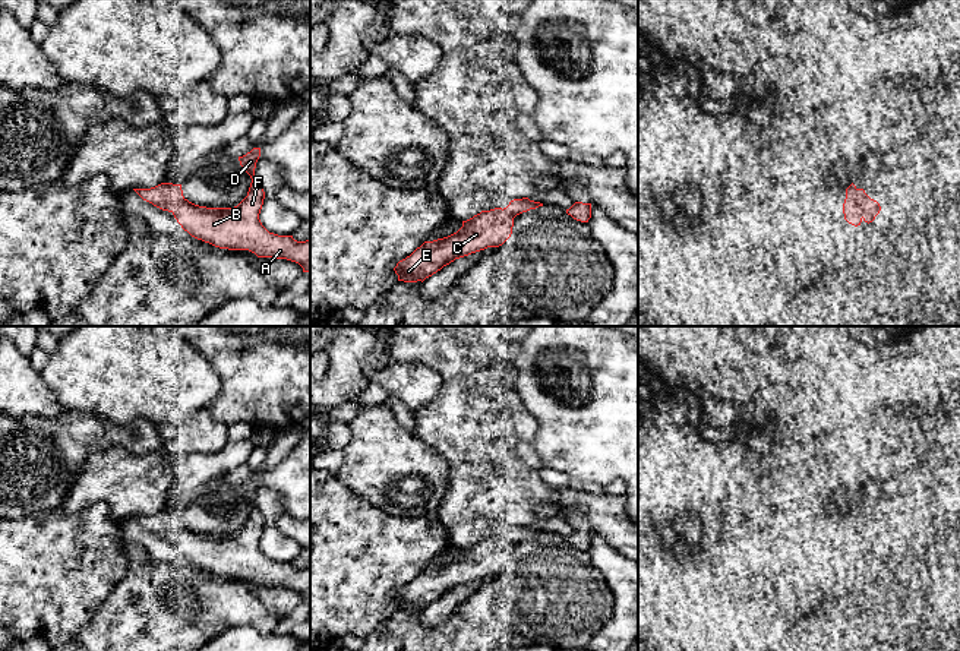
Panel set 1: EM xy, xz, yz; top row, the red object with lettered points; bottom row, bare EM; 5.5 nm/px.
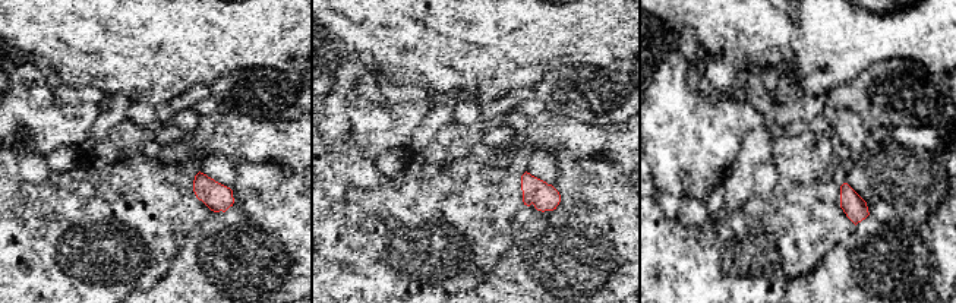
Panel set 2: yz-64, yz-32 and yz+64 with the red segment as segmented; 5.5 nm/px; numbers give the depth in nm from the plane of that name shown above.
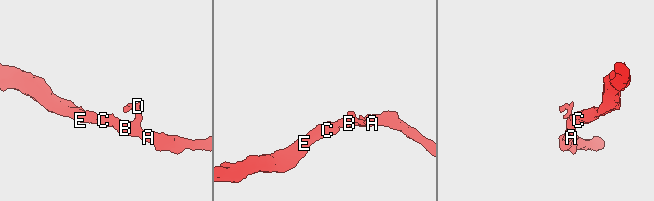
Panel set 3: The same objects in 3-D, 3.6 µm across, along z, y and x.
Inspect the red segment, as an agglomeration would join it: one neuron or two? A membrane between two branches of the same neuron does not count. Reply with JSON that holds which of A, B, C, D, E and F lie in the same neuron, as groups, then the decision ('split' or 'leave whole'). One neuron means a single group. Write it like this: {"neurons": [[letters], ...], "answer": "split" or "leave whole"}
{"neurons": [["A", "B", "C", "D", "E", "F"]], "answer": "leave whole"}

